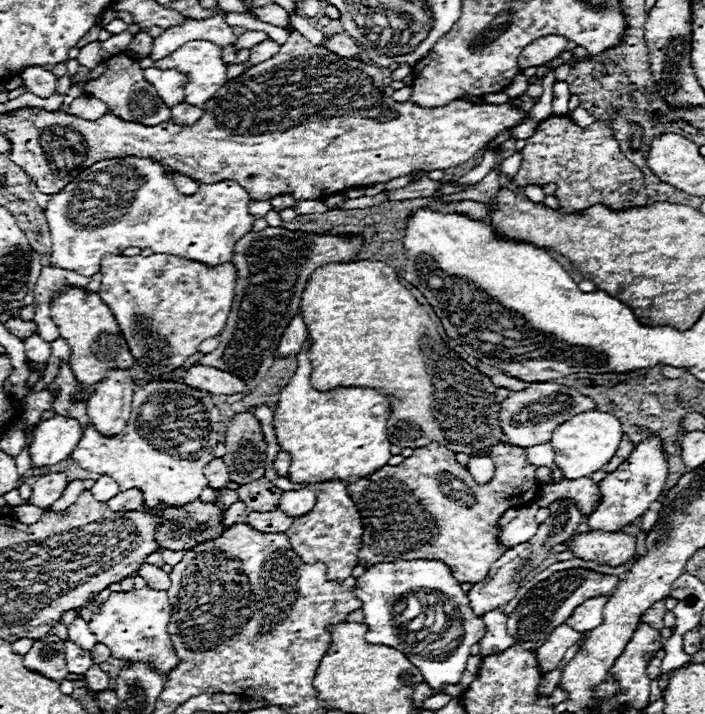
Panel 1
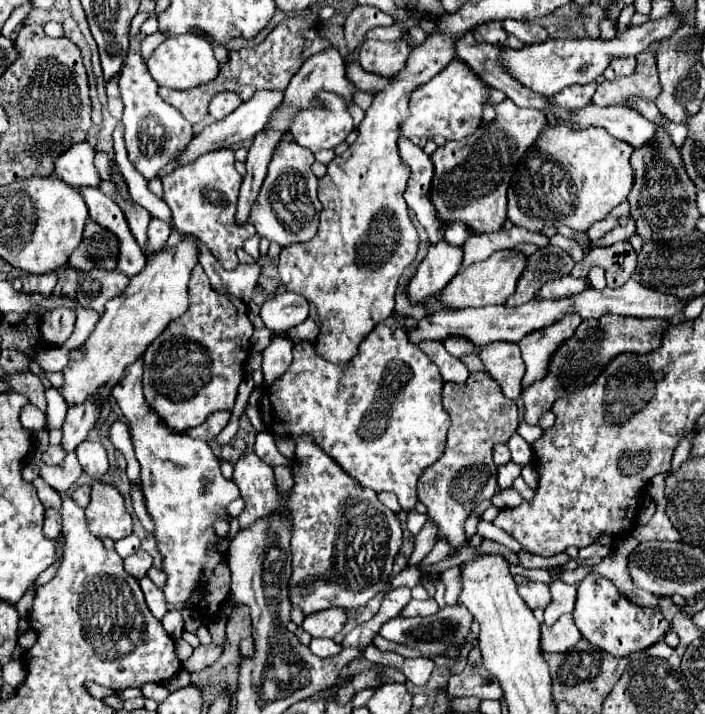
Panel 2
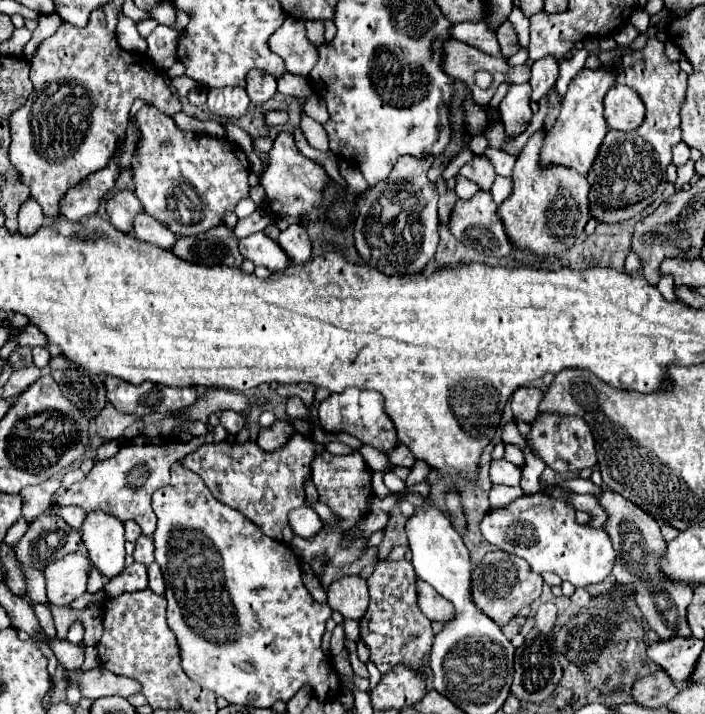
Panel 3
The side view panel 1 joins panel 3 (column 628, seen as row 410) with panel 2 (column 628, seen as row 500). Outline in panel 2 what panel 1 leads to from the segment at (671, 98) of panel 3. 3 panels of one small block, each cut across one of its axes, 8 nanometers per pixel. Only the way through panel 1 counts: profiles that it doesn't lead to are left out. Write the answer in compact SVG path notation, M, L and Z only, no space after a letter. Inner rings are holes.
M562 124L556 128L546 128L538 142L526 150L522 164L518 164L518 172L512 176L508 188L508 220L514 226L522 226L530 232L540 232L552 226L568 226L572 230L588 230L596 220L606 218L606 214L626 200L628 190L632 188L632 146L612 138L602 128L586 128L586 130L570 130Z

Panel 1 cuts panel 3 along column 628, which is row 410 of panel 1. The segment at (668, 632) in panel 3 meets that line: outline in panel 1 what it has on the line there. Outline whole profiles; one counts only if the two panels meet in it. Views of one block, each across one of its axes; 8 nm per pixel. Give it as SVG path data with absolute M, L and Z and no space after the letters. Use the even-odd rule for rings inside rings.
M538 382L526 390L510 394L502 402L500 426L506 432L508 444L528 448L534 444L548 442L558 424L570 420L572 416L576 416L580 412L594 410L594 408L596 408L596 402L590 396L582 396L578 390L574 390L570 386L562 386L556 382Z

